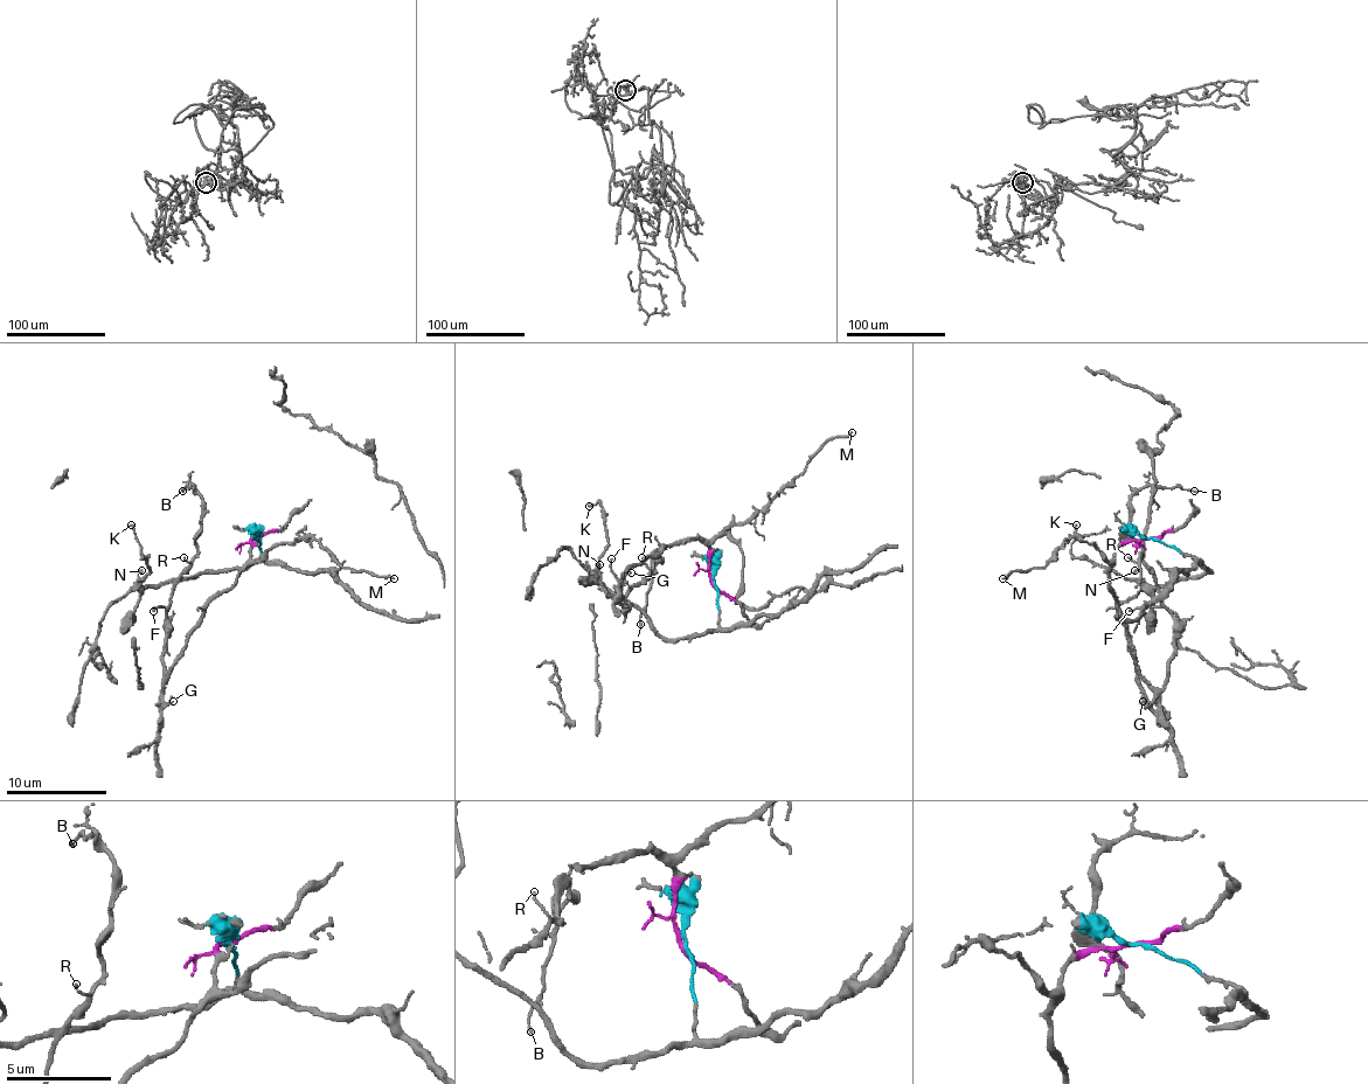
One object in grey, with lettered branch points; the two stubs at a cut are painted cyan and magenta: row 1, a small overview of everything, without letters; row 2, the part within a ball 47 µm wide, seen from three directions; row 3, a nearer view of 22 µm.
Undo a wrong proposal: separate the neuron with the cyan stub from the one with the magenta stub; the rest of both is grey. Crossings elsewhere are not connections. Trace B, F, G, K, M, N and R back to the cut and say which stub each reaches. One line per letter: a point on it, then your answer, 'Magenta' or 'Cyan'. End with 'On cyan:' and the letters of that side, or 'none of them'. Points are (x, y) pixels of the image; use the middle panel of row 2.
B: Place: (640, 624). Magenta
F: Place: (611, 558). Magenta
G: Place: (631, 572). Magenta
K: Place: (589, 506). Cyan
M: Place: (852, 432). Magenta
N: Place: (599, 564). Cyan
R: Place: (641, 557). Magenta
On cyan: K, N

